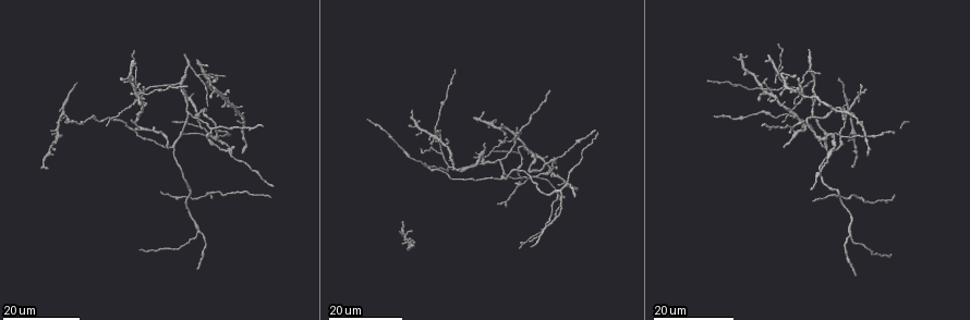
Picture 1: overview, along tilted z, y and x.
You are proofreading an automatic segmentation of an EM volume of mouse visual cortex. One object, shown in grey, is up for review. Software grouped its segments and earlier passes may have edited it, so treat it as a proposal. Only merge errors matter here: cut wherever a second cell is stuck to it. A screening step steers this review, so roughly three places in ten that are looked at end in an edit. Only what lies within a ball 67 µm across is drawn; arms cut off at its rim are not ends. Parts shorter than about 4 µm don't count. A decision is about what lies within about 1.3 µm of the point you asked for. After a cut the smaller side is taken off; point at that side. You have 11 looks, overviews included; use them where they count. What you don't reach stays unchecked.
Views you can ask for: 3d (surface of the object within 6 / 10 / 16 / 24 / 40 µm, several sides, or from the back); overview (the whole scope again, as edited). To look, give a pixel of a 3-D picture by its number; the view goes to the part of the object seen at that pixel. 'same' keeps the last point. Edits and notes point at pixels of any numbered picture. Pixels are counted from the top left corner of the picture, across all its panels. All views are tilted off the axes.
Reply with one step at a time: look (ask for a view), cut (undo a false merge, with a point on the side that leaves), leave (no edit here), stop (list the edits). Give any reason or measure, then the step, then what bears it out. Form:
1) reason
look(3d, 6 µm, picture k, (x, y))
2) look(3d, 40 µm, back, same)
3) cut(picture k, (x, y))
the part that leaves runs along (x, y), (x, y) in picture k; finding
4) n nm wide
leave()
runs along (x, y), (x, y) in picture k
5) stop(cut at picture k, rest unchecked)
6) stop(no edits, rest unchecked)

arms part here
look(3d, 24 µm, picture 1, (501, 157))

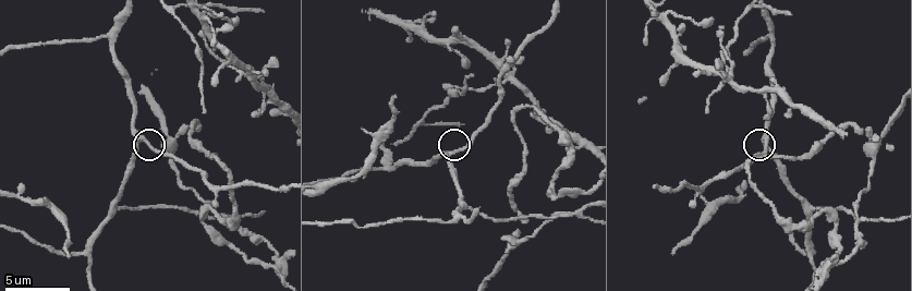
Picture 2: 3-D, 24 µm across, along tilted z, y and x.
look(3d, 6 µm, picture 2, (451, 152))

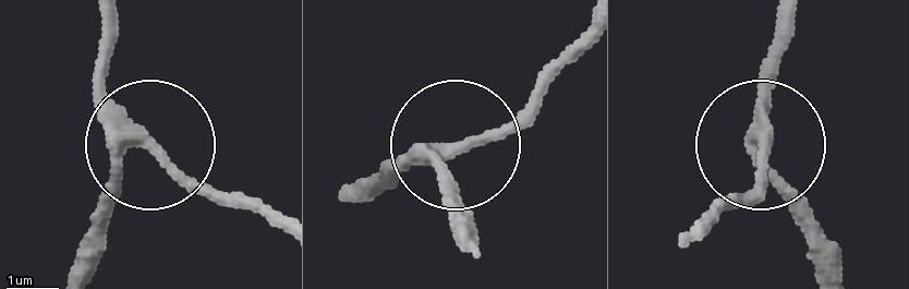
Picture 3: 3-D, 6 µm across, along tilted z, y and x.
240 nm wide
leave()
runs along (835, 272), (764, 151), (708, 232) in picture 3; all the same cell

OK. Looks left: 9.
four-way junction
look(3d, 10 µm, picture 2, (253, 75))

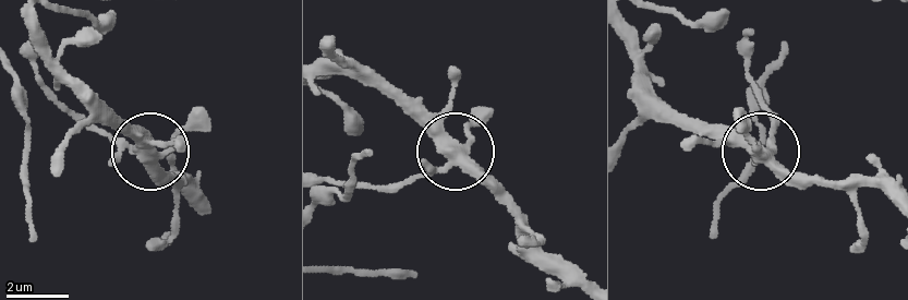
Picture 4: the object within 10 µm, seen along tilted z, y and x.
cut(picture 4, (400, 188))
the part that leaves runs along (445, 170), (395, 186), (322, 177) in picture 4; a second cell is stuck on

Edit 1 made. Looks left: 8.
look(3d, 16 µm, picture 2, (198, 50))

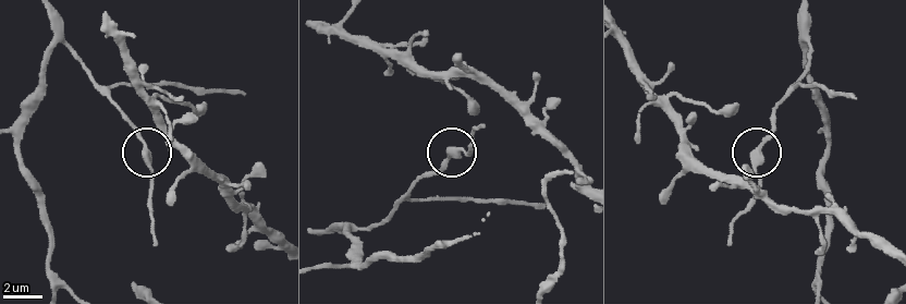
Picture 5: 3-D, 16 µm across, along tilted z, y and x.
look(3d, 16 µm, back, picture 5, (146, 154))

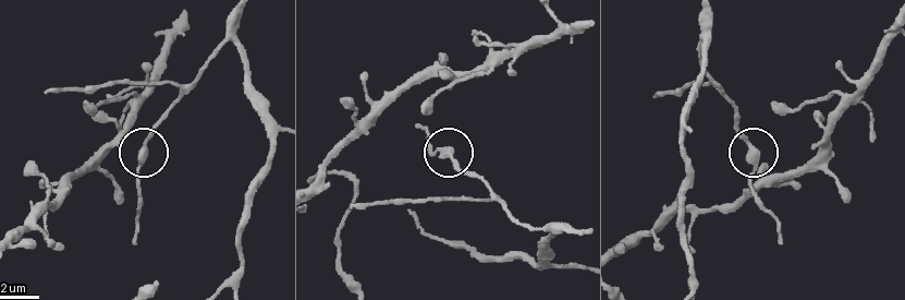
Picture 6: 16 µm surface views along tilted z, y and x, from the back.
side arm 5 µm
leave()
continuous, no second cell

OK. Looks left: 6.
four or more arms meet
look(3d, 16 µm, picture 1, (763, 90))

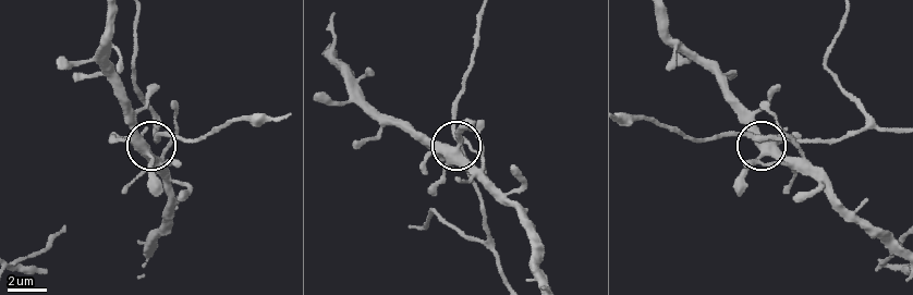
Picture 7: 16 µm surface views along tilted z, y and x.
look(3d, 6 µm, picture 7, (767, 139))

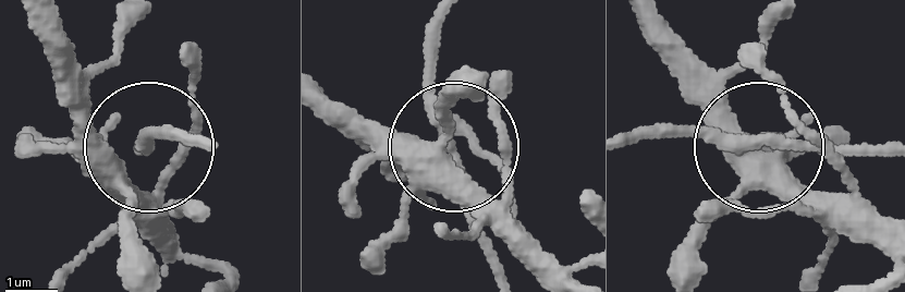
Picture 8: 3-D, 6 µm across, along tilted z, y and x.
260 nm wide
leave()
runs along (503, 275), (454, 149), (354, 159) in picture 8; continuous, no second cell

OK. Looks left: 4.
three arms meet
look(3d, 16 µm, picture 1, (441, 152))

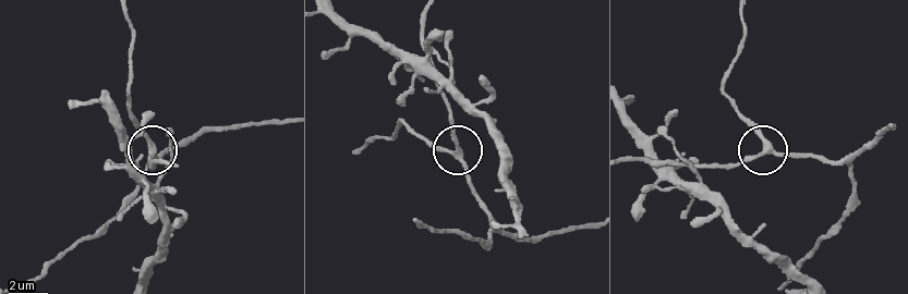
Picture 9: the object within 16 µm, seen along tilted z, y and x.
look(3d, 6 µm, picture 9, (457, 153))

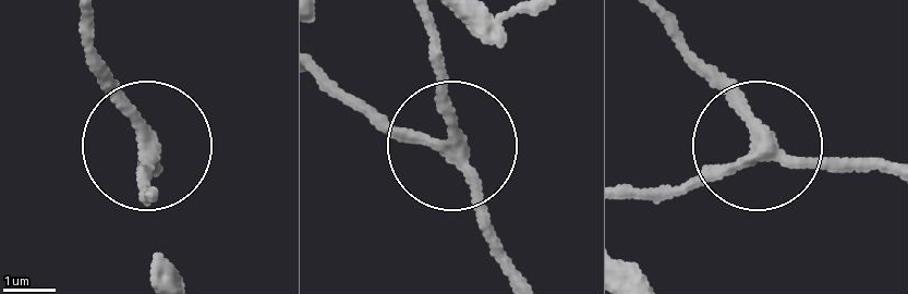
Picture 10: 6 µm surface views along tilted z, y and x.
3 arms
leave()
all the same cell

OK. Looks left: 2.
stop(cut at picture 4, rest unchecked)

